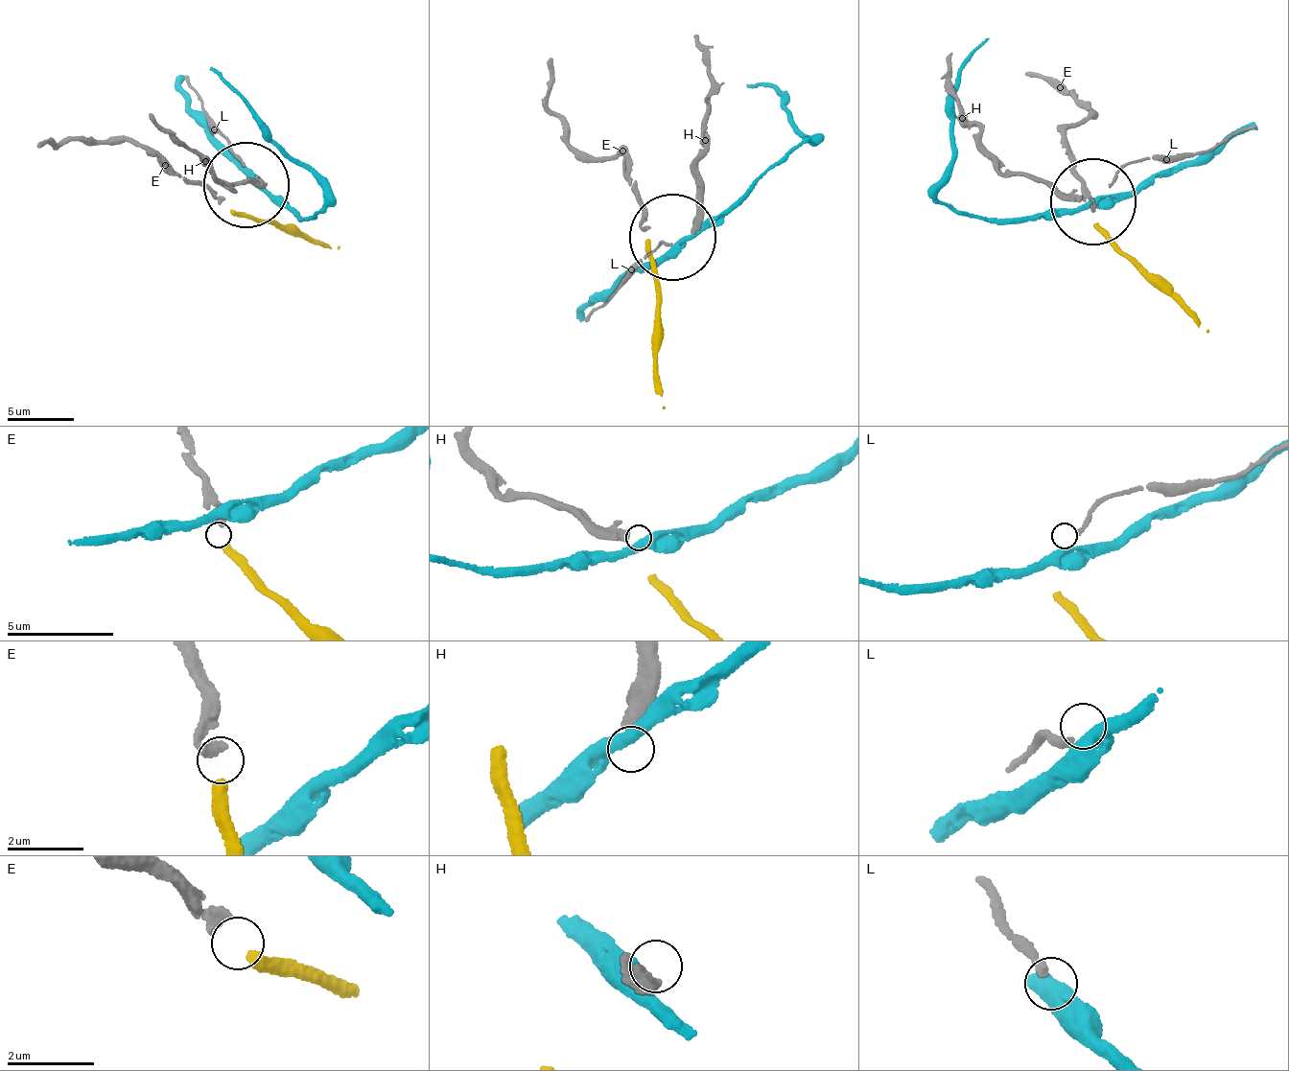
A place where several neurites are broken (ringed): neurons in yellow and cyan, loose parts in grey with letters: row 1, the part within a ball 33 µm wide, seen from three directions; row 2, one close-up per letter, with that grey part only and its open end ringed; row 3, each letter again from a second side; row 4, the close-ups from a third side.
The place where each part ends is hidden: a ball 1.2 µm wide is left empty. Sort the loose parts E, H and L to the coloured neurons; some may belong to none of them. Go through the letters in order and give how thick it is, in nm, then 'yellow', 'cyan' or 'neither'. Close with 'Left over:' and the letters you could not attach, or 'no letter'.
E: calibre 280 nm; yellow
H: calibre 440 nm; neither
L: calibre 200 nm; neither
Left over: H, L

